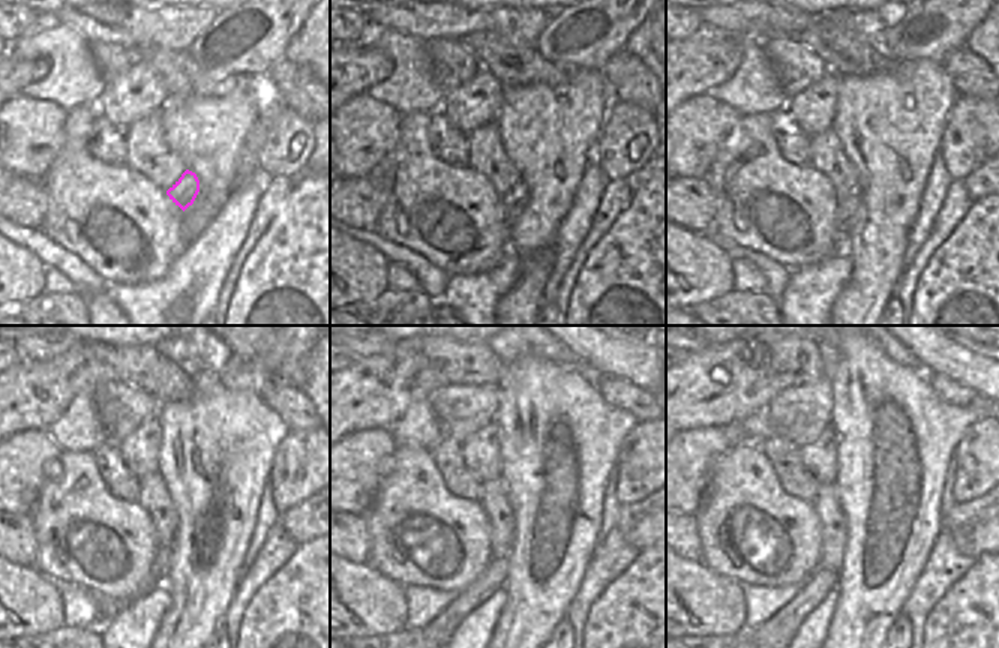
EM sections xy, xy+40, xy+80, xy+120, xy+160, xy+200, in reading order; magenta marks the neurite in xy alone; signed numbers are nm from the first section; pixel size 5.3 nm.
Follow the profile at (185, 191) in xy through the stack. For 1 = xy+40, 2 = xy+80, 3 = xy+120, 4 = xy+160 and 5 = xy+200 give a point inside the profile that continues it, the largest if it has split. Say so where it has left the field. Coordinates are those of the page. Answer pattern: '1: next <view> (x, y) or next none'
1: next xy+40 (513, 201)
2: next xy+80 (846, 216)
3: next xy+120 (161, 566)
4: next xy+160 (440, 629)
5: next xy+200 (779, 630)

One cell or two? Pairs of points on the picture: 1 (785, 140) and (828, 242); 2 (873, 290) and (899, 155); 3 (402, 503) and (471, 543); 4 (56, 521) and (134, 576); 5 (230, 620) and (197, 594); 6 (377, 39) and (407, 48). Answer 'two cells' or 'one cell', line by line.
1: two cells
2: one cell
3: one cell
4: one cell
5: two cells
6: one cell

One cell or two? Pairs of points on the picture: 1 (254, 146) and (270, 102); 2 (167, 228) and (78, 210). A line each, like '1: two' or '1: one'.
1: one
2: one

